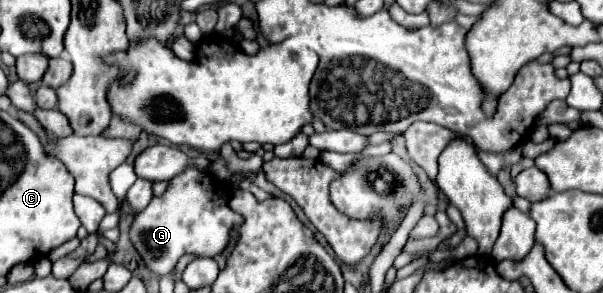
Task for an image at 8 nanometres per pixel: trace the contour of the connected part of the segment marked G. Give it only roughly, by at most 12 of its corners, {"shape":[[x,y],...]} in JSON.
{"shape":[[196,168],[134,218],[130,240],[164,276],[220,254],[242,220]]}

